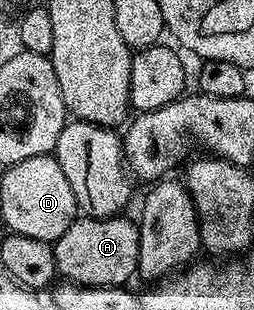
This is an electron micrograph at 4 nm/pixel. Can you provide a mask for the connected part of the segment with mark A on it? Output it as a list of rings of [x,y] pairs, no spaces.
[[[78,217],[53,244],[53,256],[58,272],[66,280],[82,287],[121,287],[132,275],[138,274],[139,237],[138,224],[126,217],[95,219]]]

